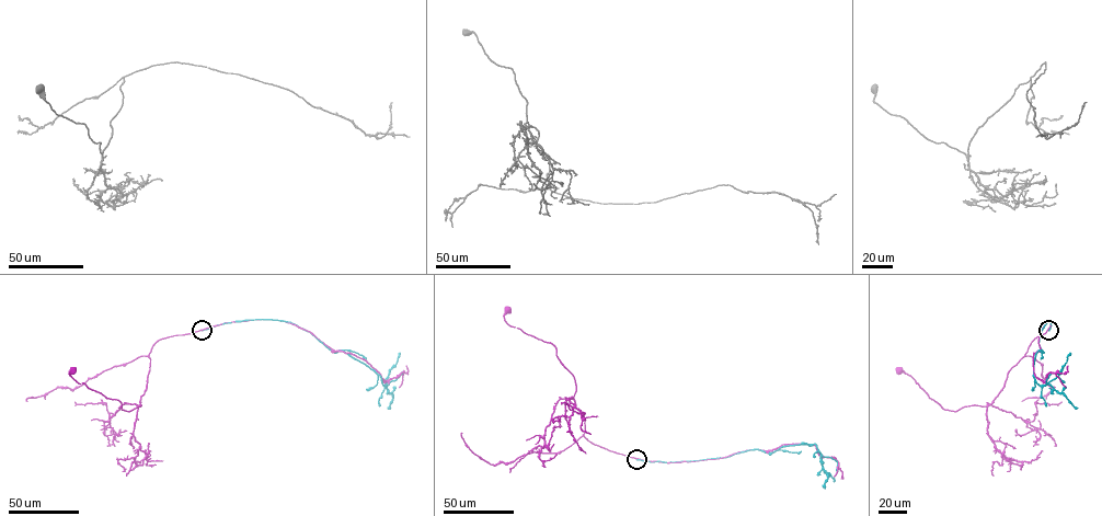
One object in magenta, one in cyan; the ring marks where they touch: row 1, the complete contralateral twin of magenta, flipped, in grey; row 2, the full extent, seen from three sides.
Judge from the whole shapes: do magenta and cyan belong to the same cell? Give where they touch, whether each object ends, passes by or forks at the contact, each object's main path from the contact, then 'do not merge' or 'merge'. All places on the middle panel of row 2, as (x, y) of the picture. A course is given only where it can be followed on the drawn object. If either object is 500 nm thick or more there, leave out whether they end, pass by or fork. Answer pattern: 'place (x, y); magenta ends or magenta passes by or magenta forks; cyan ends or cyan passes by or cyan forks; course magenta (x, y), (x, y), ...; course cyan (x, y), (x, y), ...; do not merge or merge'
place (636, 459); magenta passes by; cyan ends; course magenta (636, 459), (583, 435), (573, 375), (552, 344), (509, 325), (507, 310); course cyan (636, 459), (702, 460), (752, 449), (772, 453), (782, 446), (814, 444), (821, 455), (823, 469), (835, 481); do not merge

